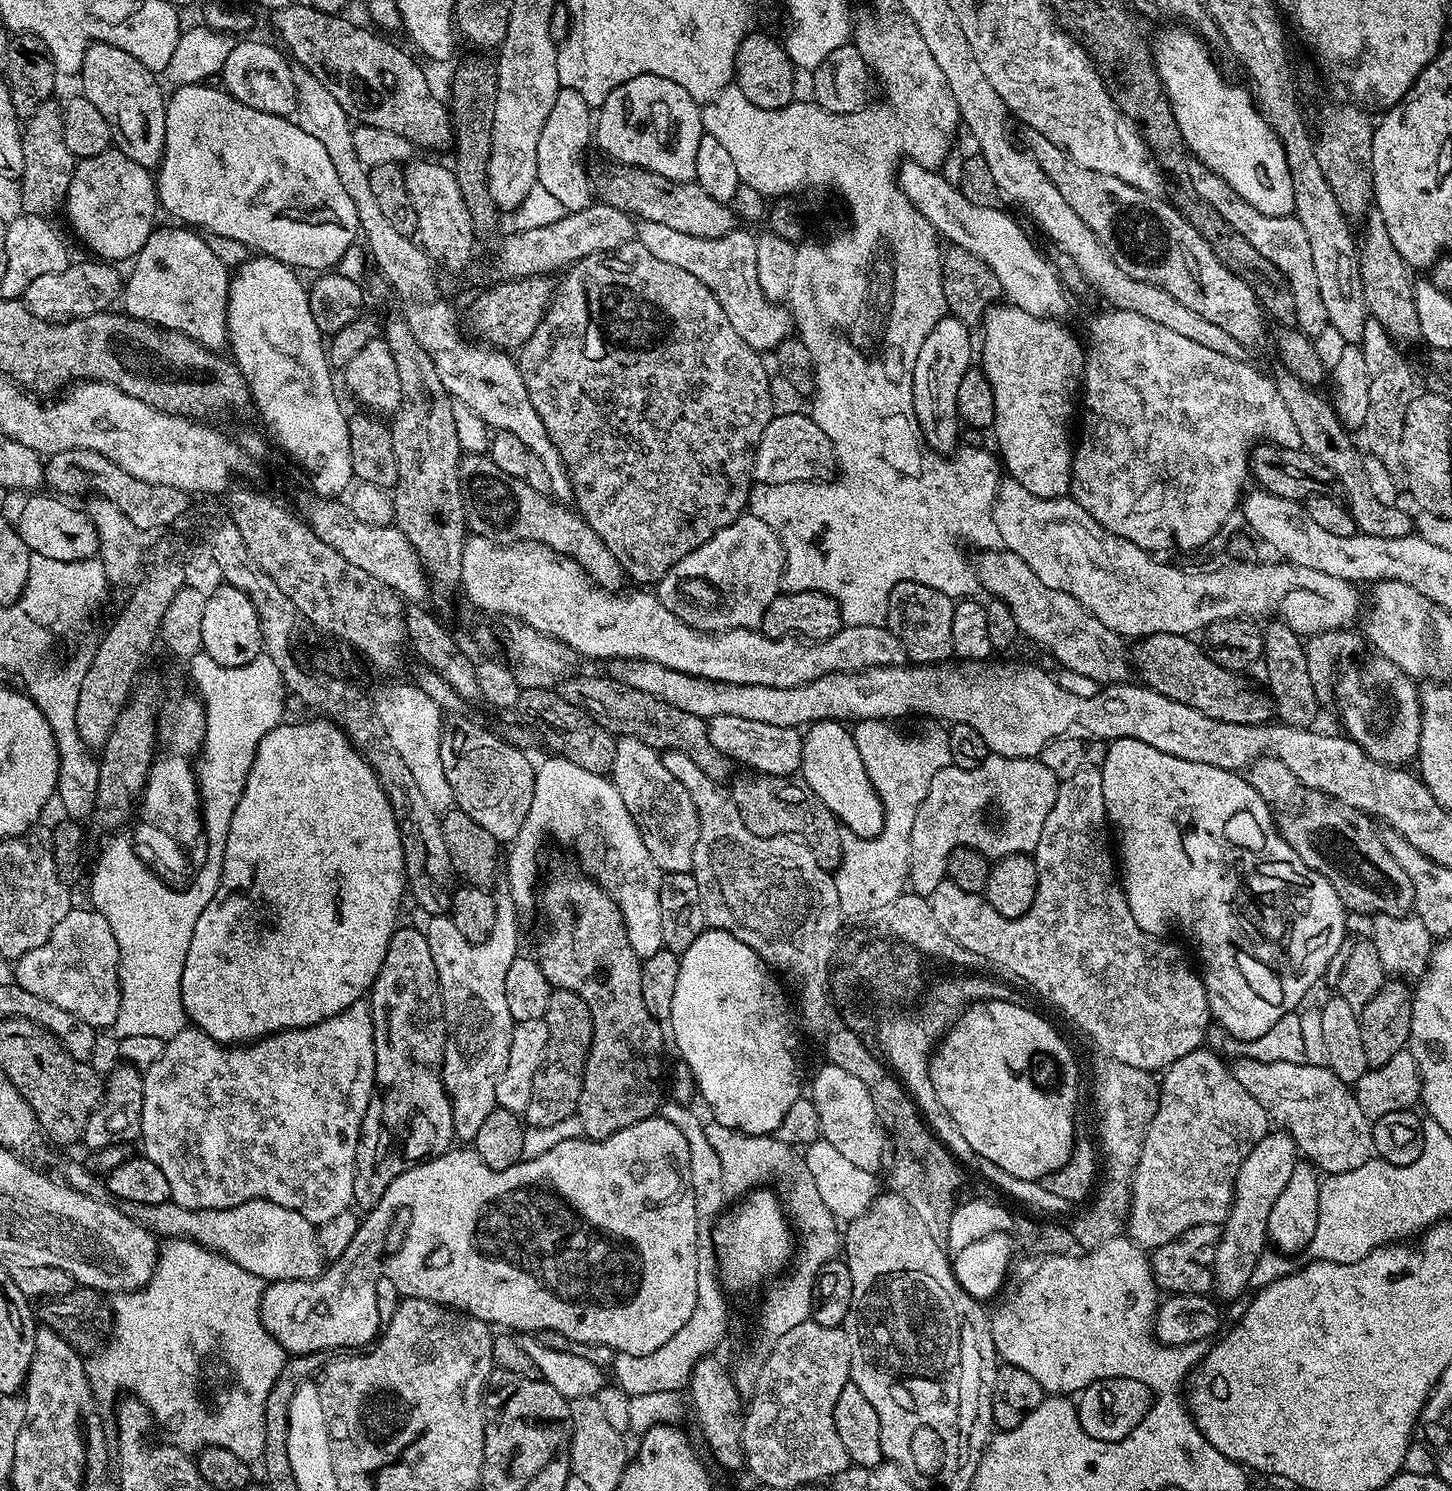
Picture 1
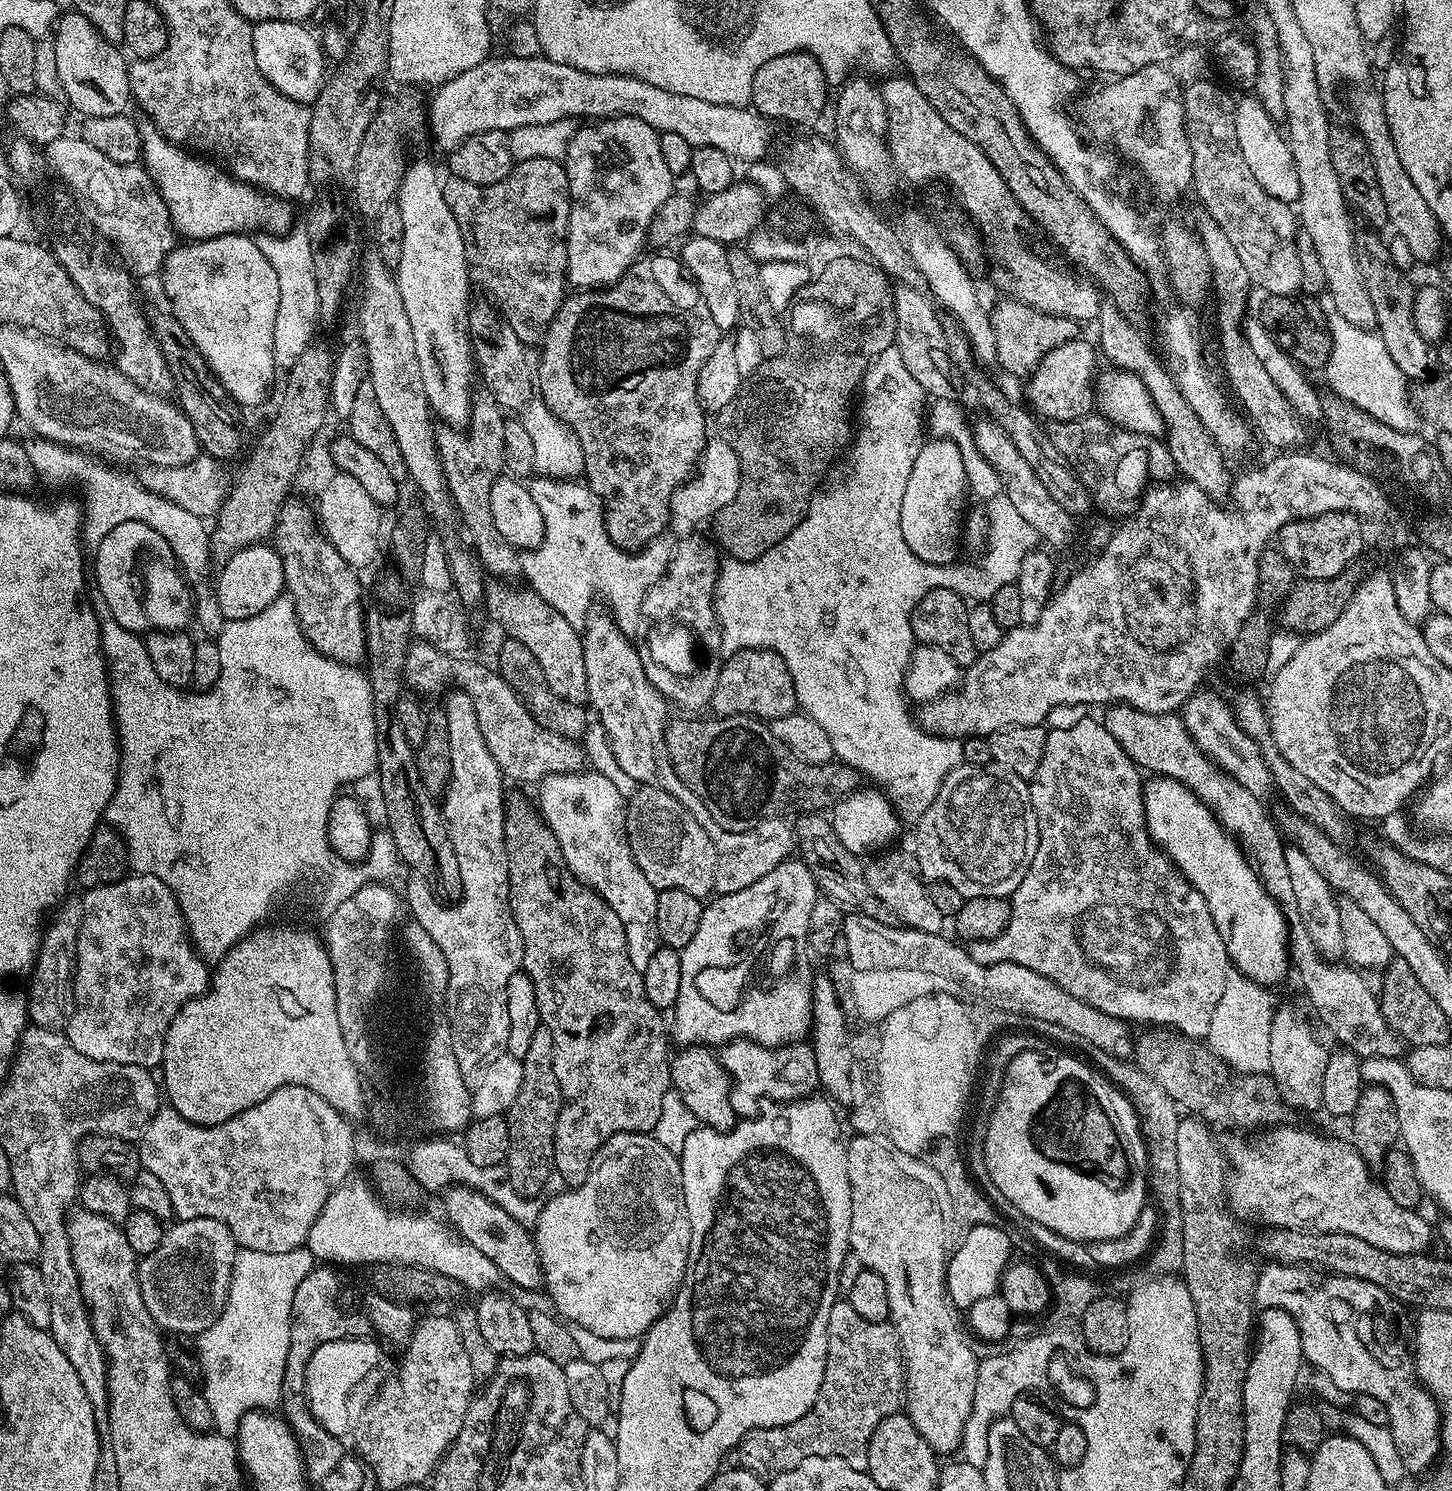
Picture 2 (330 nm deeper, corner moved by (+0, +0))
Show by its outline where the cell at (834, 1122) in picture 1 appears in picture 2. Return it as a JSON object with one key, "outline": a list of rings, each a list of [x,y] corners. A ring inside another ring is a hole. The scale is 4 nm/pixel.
{"outline":[[[732,1040],[718,1052],[720,1064],[728,1071],[732,1089],[730,1102],[737,1117],[748,1118],[757,1111],[756,1100],[764,1102],[787,1102],[802,1100],[817,1091],[820,1079],[818,1066],[812,1053],[811,1043],[787,1044],[777,1048],[767,1048],[752,1040]]]}

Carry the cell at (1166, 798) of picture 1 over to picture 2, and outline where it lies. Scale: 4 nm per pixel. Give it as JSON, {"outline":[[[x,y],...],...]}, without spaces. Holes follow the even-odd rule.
{"outline":[[[1157,775],[1152,781],[1149,779],[1145,783],[1144,817],[1148,833],[1157,848],[1169,856],[1181,874],[1192,883],[1194,890],[1198,890],[1198,894],[1206,898],[1210,918],[1214,918],[1214,926],[1218,926],[1218,934],[1222,934],[1222,942],[1228,951],[1231,967],[1261,986],[1273,986],[1272,984],[1278,983],[1290,972],[1290,924],[1289,921],[1284,921],[1285,909],[1277,904],[1264,888],[1251,859],[1240,847],[1240,841],[1220,825],[1215,812],[1203,804],[1196,797],[1196,793],[1187,788],[1181,780],[1175,780],[1170,776]]]}

